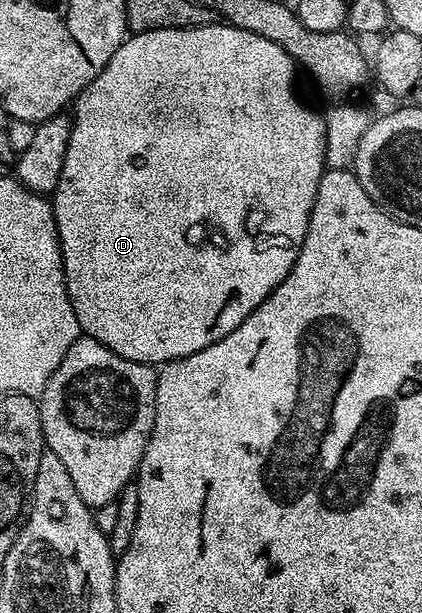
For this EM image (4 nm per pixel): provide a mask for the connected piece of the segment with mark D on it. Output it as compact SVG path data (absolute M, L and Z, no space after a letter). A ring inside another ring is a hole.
M216 22L200 28L149 30L128 35L123 45L113 54L113 58L109 58L105 70L101 70L101 74L97 74L97 78L93 78L93 82L89 82L87 89L75 97L73 101L75 112L73 111L73 123L69 134L69 150L65 150L65 166L61 166L61 182L57 182L53 193L53 207L69 302L73 302L73 314L77 314L77 322L82 335L101 342L101 346L113 350L121 358L129 358L133 362L152 366L162 366L171 360L180 360L189 354L197 354L197 350L205 350L205 346L213 346L213 342L217 342L221 338L225 338L225 334L237 330L237 326L241 326L241 322L245 322L245 318L249 318L249 314L253 314L253 310L257 310L257 306L261 306L261 302L265 302L265 298L269 298L269 294L273 294L273 290L277 290L277 286L281 286L281 282L285 282L285 278L293 270L293 262L297 262L297 254L301 254L301 246L305 242L305 234L309 230L309 218L317 198L317 186L321 182L327 162L327 121L320 113L318 116L313 109L306 108L299 101L299 96L295 93L295 72L297 73L295 61L285 50L281 50L281 46L277 46L277 42L269 42L269 38L261 38L261 34L253 34L249 30L235 28L226 22ZM222 224L227 227L227 240L207 240L210 236L218 234ZM179 236L200 236L203 240L179 240Z

